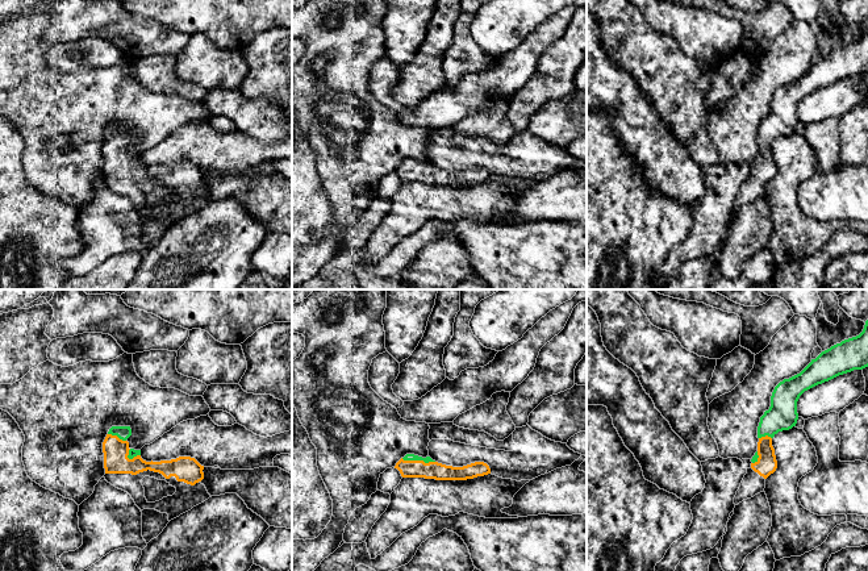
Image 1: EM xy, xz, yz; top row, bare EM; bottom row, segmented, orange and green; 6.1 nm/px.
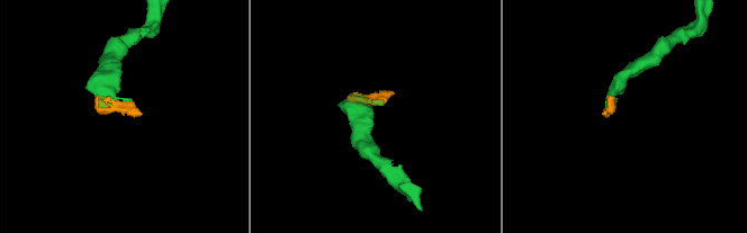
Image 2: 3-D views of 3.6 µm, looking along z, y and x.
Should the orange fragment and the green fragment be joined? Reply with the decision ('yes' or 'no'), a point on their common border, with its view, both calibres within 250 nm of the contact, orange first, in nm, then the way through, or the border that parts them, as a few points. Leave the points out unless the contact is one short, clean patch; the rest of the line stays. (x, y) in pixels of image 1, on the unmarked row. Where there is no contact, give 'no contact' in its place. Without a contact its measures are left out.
yes | xz (418, 166) | 110/50 nm

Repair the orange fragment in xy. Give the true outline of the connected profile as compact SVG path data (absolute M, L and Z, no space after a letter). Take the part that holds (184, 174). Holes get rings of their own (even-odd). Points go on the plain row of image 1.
M130 132L109 134L103 147L104 183L116 193L128 197L141 216L155 214L167 218L171 226L212 203L200 188L204 184L204 171L195 163L179 162L171 166L146 167L141 163L141 155L129 153L126 145L130 141ZM145 182L166 186L176 193L176 197L159 207L149 208L142 191Z

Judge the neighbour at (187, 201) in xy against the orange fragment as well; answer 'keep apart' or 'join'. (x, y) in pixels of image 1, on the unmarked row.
join

